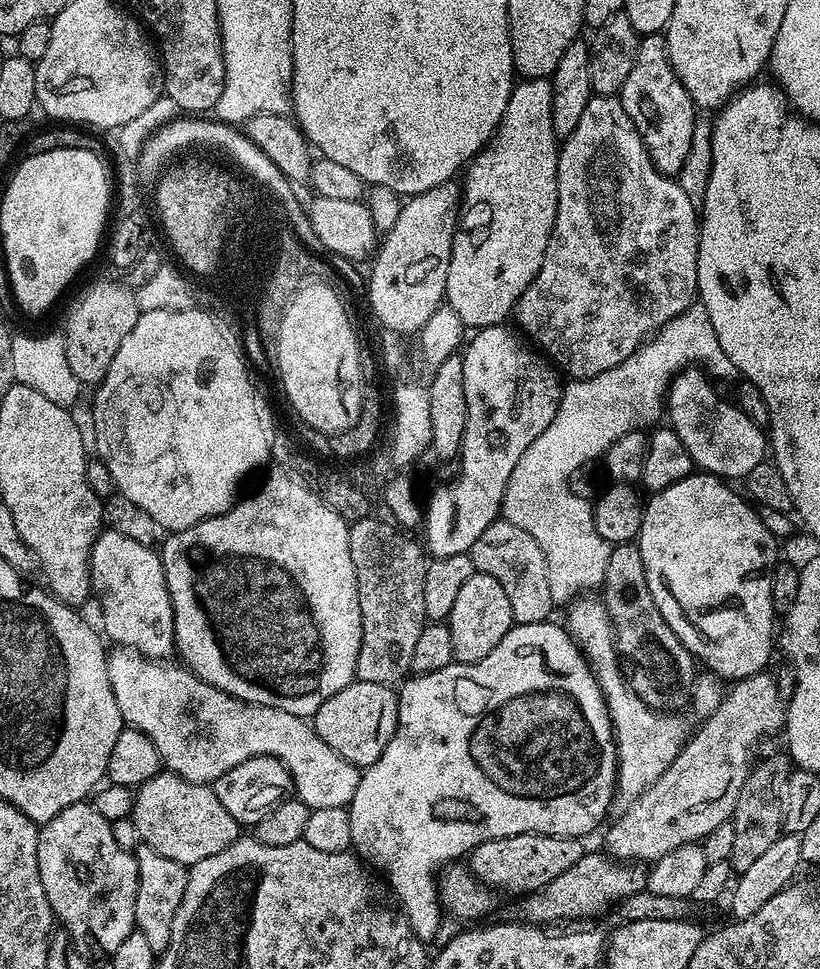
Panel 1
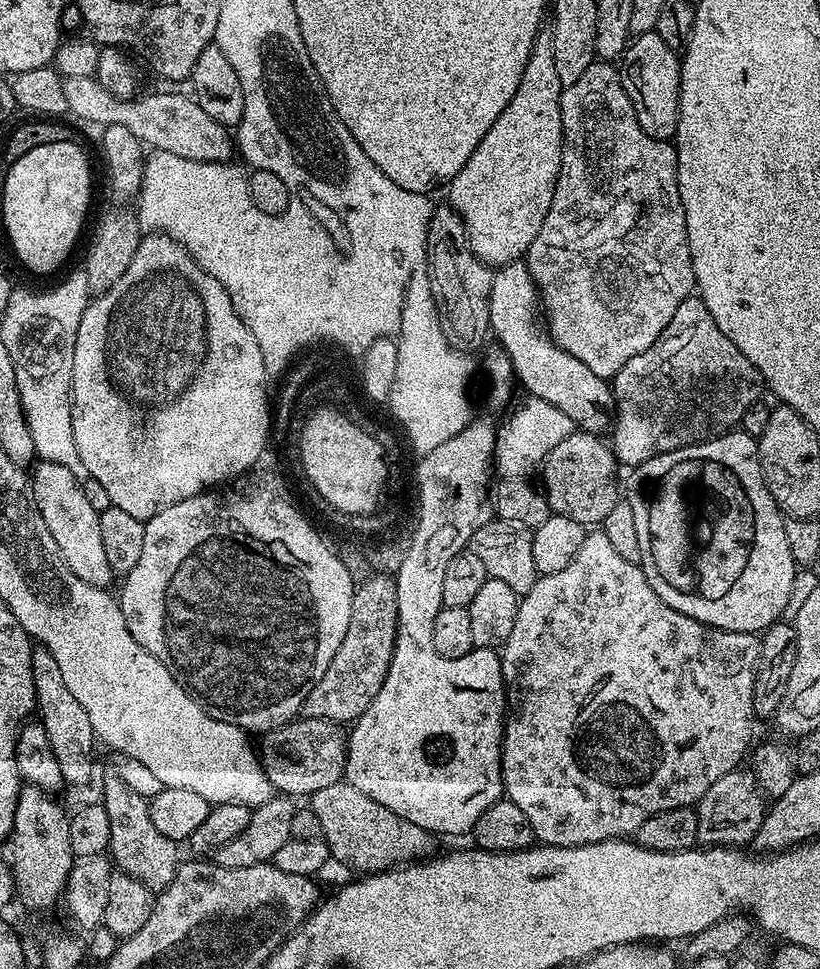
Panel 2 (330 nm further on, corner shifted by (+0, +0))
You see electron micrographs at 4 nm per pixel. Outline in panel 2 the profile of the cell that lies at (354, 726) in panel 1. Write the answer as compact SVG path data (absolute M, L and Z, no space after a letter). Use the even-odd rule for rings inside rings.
M297 718L271 732L263 733L261 744L258 744L260 764L264 768L266 778L270 778L273 789L289 798L304 796L310 798L316 791L325 789L345 779L344 763L348 757L348 738L345 729L333 720L309 720Z

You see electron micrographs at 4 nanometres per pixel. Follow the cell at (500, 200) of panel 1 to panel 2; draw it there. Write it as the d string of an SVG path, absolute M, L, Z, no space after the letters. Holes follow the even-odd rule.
M544 30L537 36L530 50L526 70L522 70L522 82L518 82L518 90L514 98L510 98L510 106L506 106L502 114L498 114L498 122L494 122L494 126L486 130L486 138L482 138L474 154L466 158L466 166L462 166L462 170L458 170L458 174L447 185L447 203L462 218L470 246L483 264L503 266L527 257L534 238L538 238L538 230L542 230L542 222L546 222L564 149L561 91L558 69L554 66L552 33Z

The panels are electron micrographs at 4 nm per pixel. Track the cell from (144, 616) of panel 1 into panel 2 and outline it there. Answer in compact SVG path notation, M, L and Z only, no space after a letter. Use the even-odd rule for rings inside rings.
M44 460L31 469L30 479L38 514L42 514L46 530L50 530L50 535L54 537L54 546L58 546L58 554L62 554L62 562L70 566L70 574L78 574L78 578L90 586L108 588L111 580L114 580L114 573L110 570L110 562L102 547L98 527L100 513L86 502L81 483L75 480L65 466Z

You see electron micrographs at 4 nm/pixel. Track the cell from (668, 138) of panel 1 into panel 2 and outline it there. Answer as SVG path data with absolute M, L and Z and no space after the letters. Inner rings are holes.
M654 30L635 37L624 49L619 65L622 86L638 114L638 126L650 134L650 138L671 141L676 134L680 117L680 61L677 49L666 46Z

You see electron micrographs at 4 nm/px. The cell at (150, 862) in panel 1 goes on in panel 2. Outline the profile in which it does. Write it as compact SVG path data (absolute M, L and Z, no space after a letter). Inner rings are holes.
M109 774L104 780L102 803L106 818L110 818L108 852L111 863L130 878L138 878L138 882L142 882L142 886L146 886L154 894L170 886L178 867L178 844L177 841L166 838L166 834L154 830L148 817L148 800L134 794L134 790L130 790L130 786L126 786L126 782L122 782L119 776Z

